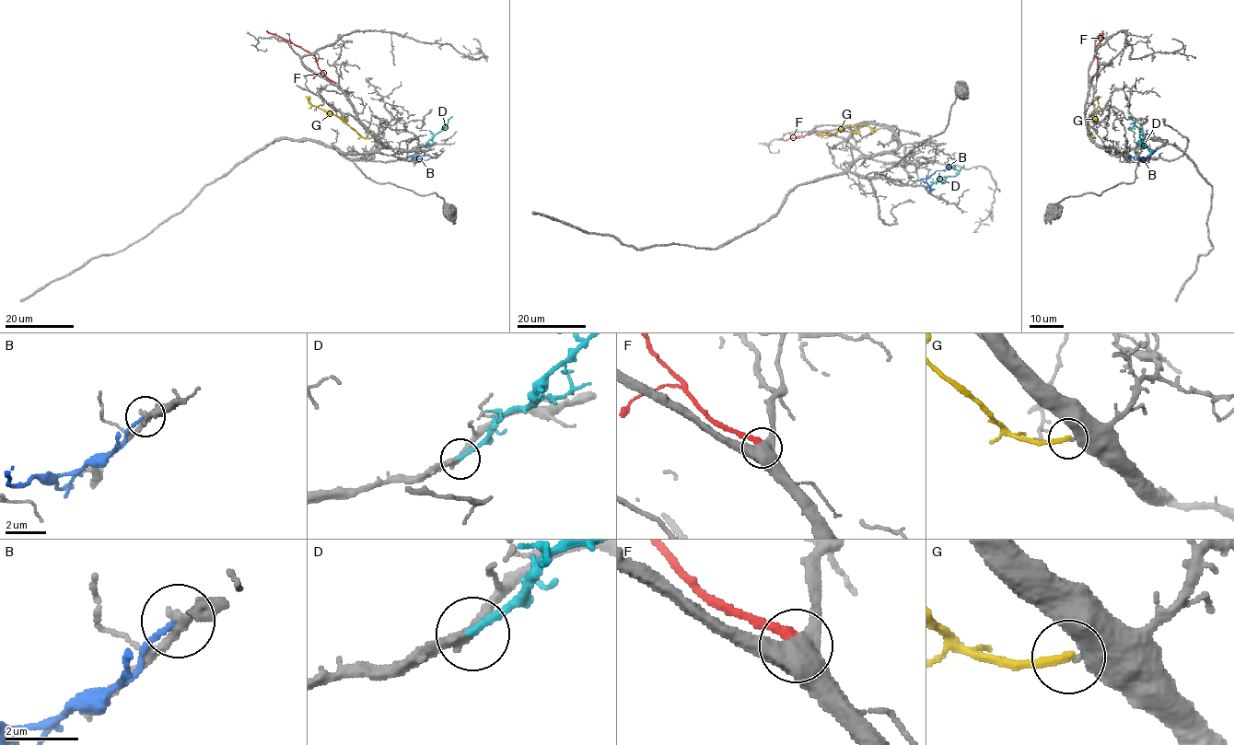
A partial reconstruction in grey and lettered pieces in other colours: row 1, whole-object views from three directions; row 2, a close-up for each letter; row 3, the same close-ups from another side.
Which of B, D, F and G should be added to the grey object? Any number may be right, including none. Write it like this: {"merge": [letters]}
{"merge": ["D"]}

